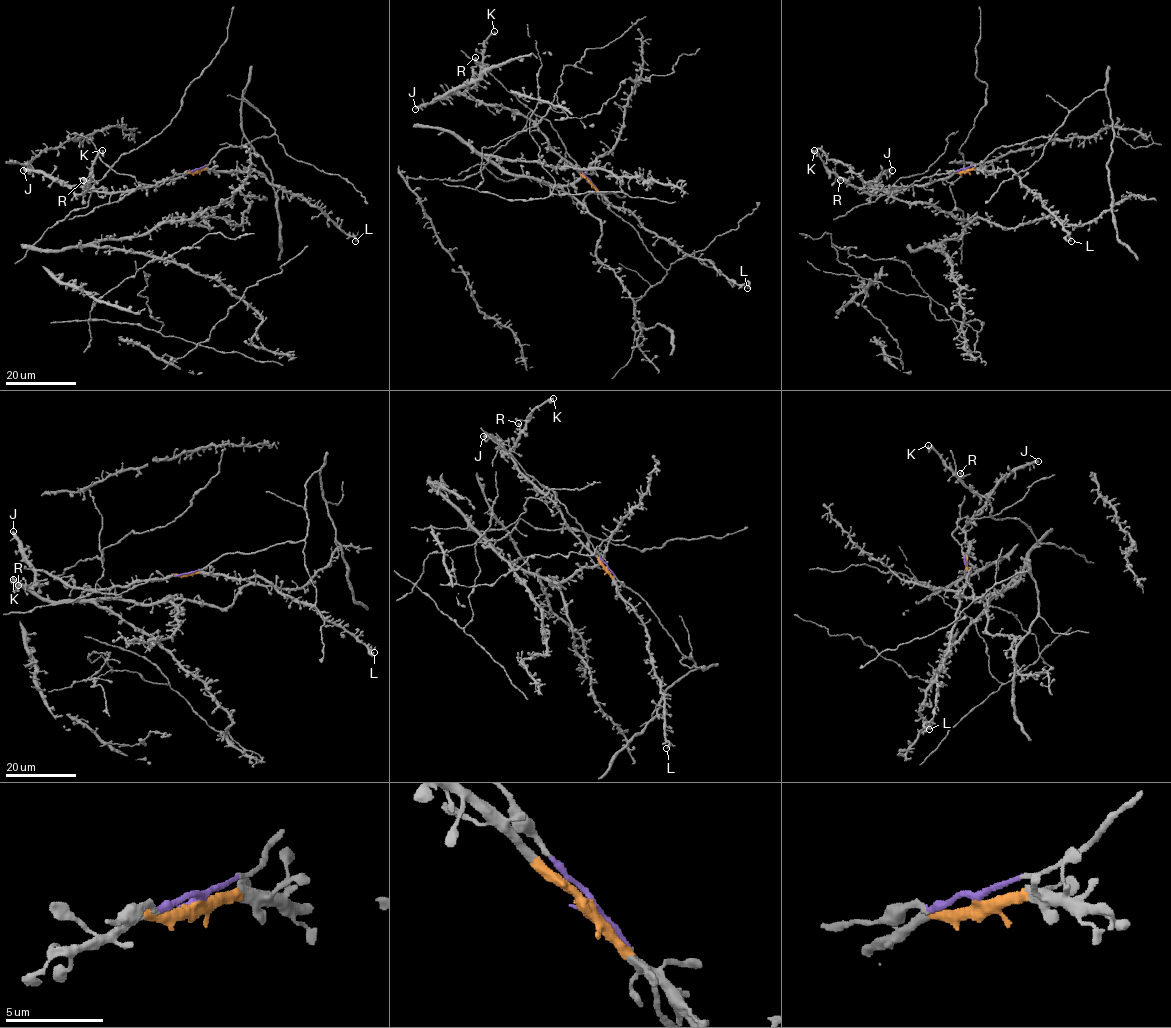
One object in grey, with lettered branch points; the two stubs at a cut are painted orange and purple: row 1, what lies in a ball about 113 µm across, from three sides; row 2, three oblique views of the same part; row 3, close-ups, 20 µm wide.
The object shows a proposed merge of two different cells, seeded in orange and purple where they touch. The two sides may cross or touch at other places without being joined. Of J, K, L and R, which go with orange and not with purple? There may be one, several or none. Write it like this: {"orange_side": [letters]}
{"orange_side": ["J", "K", "L", "R"]}

